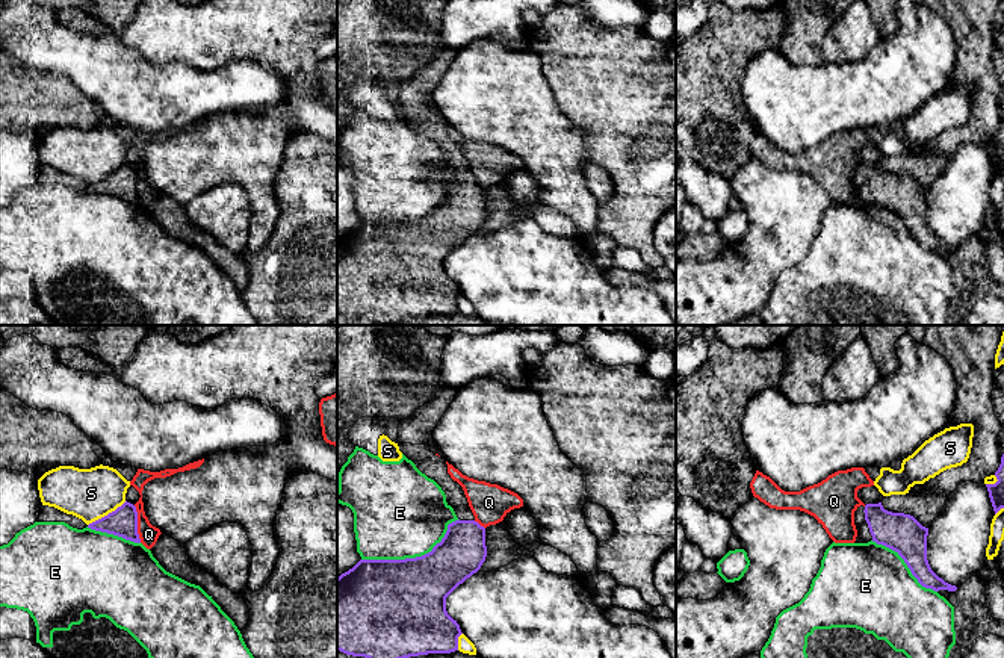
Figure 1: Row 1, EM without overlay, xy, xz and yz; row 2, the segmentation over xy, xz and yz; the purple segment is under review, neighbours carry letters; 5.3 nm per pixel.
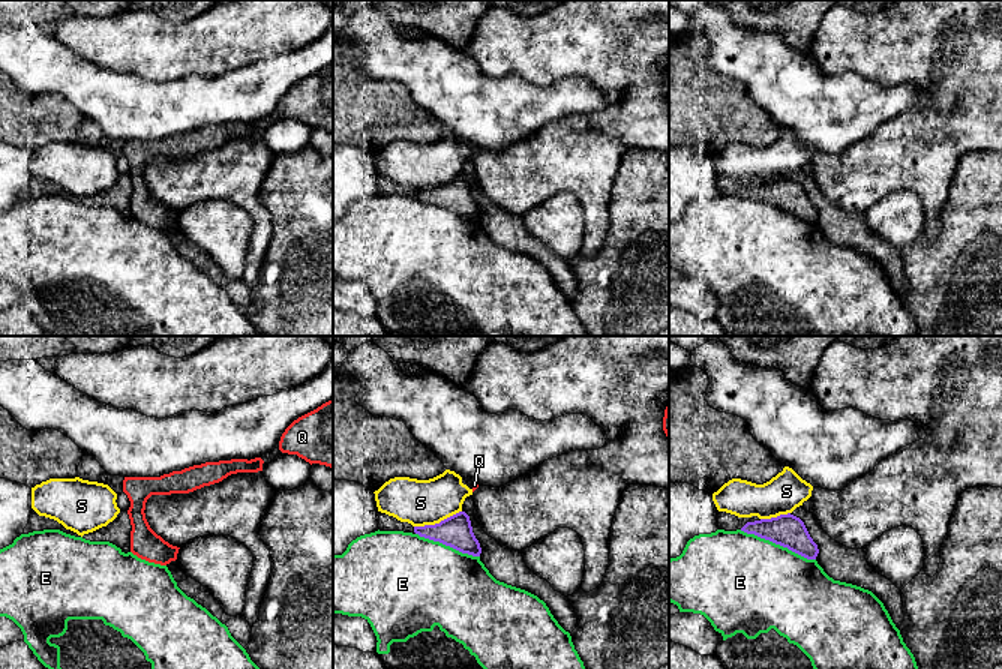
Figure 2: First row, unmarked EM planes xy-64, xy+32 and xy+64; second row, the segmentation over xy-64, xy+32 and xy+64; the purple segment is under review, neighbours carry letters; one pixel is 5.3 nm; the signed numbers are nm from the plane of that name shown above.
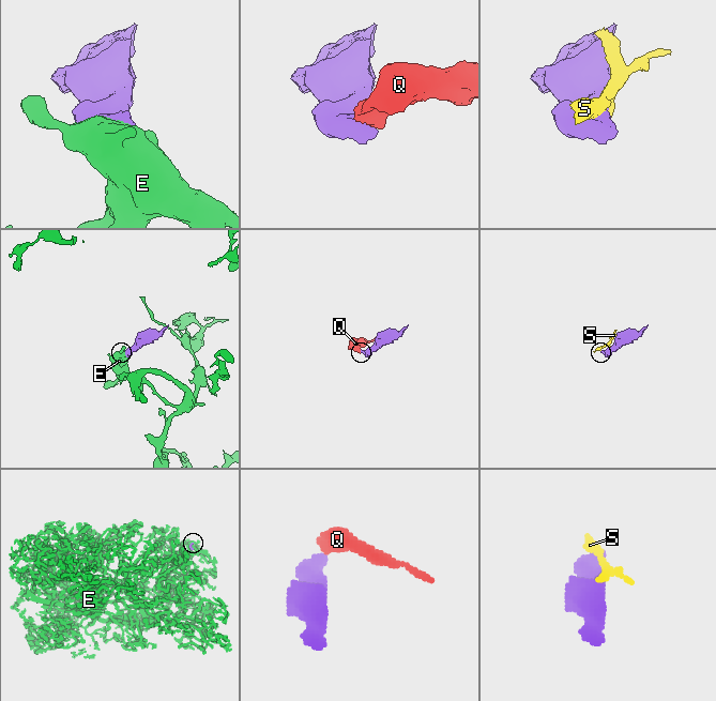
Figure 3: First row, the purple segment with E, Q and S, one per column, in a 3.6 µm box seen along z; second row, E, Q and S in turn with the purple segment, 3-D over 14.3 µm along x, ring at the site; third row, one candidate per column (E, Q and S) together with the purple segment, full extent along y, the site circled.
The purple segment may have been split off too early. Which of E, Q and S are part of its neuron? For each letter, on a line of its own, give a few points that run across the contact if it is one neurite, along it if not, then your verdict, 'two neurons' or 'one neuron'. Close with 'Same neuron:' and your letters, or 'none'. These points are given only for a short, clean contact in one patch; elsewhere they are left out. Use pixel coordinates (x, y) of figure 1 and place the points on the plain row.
E: two neurons
Q: xy (133, 167), (141, 203) | two neurons
S: two neurons
Same neuron: none

